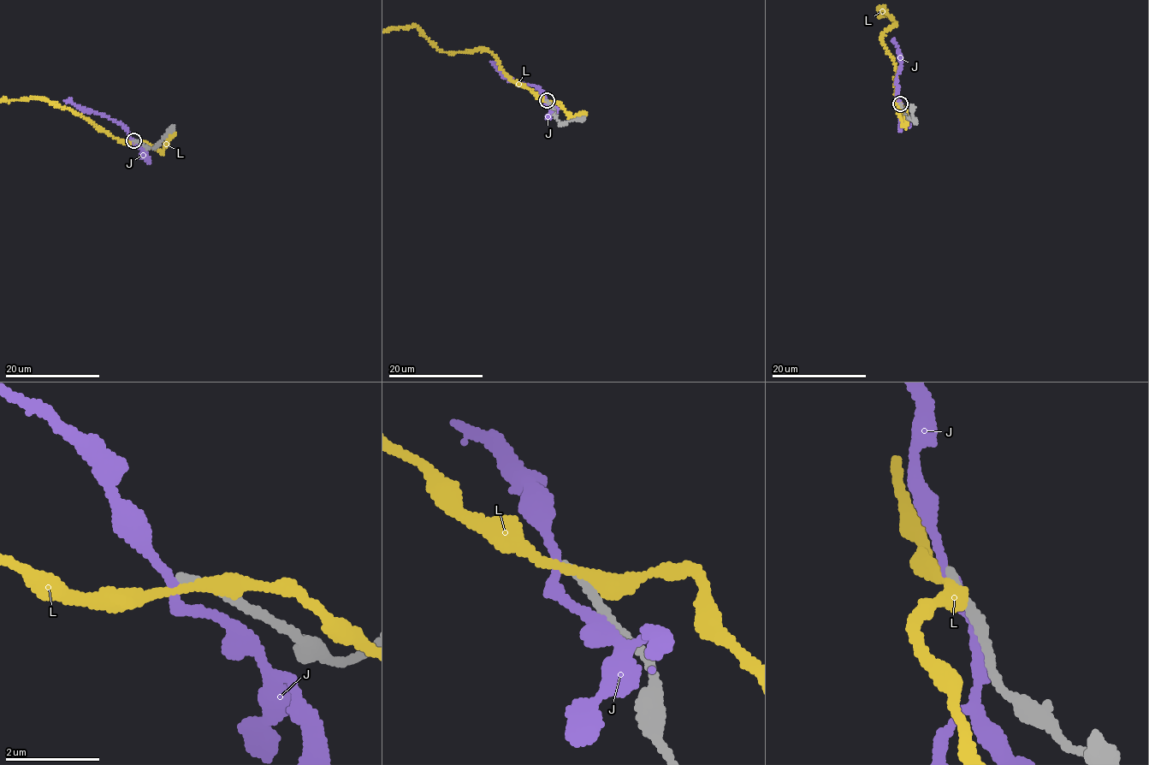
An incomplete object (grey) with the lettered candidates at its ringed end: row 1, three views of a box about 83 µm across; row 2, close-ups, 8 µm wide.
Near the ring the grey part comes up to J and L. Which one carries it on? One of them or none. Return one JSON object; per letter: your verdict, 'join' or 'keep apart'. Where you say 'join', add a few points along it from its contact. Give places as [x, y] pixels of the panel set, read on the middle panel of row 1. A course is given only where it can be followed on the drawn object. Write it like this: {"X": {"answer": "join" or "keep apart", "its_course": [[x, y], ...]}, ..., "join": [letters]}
{"J": {"answer": "keep apart"}, "L": {"answer": "keep apart"}, "join": []}

